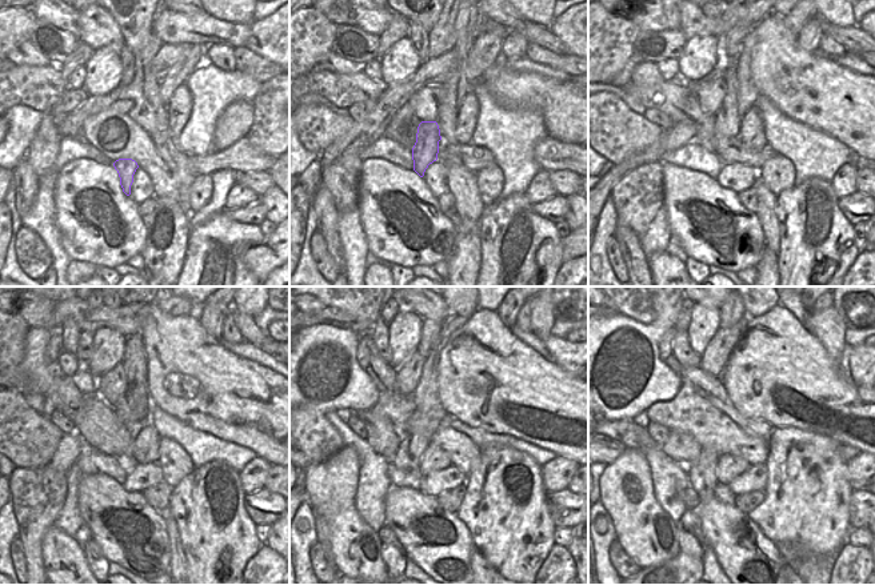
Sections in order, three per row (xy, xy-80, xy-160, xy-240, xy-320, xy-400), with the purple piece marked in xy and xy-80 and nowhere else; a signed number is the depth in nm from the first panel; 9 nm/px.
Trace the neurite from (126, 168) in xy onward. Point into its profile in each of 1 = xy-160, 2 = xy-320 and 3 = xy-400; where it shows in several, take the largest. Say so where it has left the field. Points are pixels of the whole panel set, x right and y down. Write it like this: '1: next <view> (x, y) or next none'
1: next xy-160 (727, 120)
2: next xy-320 (431, 329)
3: next xy-400 (730, 313)

